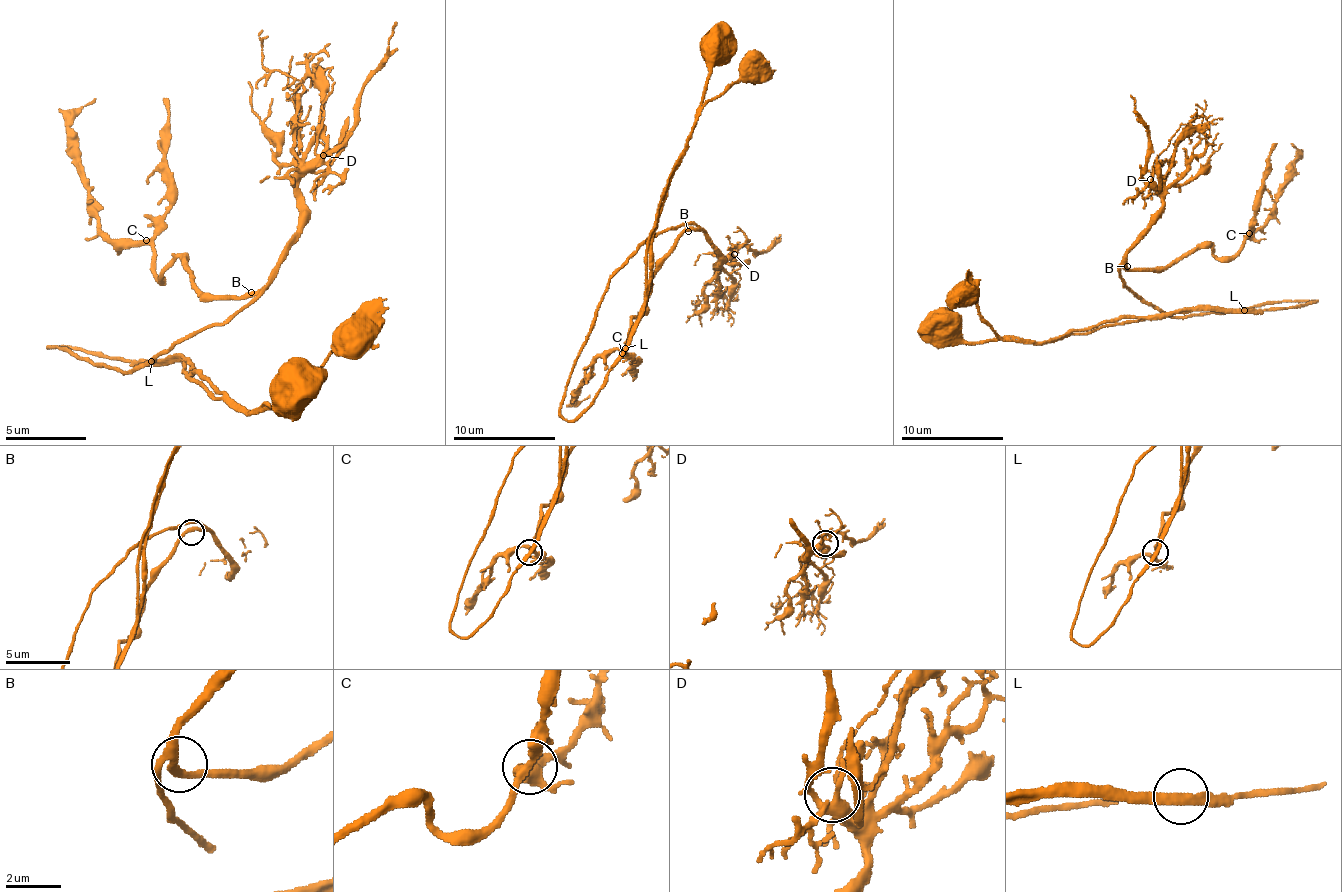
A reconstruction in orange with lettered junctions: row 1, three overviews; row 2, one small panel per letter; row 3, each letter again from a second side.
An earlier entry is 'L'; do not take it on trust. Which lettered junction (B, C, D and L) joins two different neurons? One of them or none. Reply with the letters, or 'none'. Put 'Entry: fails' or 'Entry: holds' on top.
Entry: holds
L

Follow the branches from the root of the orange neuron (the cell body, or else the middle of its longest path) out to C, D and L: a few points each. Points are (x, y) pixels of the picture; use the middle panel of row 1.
C: (716, 45), (652, 236), (642, 318), (599, 394), (566, 420), (566, 381), (609, 277), (688, 223), (622, 353)
D: (716, 45), (642, 318), (599, 394), (561, 414), (606, 282), (642, 244), (693, 223), (719, 267), (734, 254)
L: (716, 45), (703, 109), (673, 172), (652, 236), (645, 310), (624, 348)

